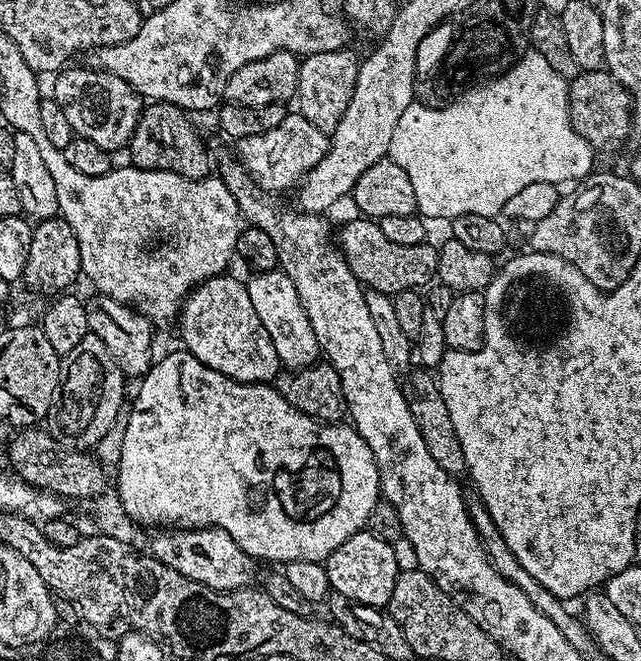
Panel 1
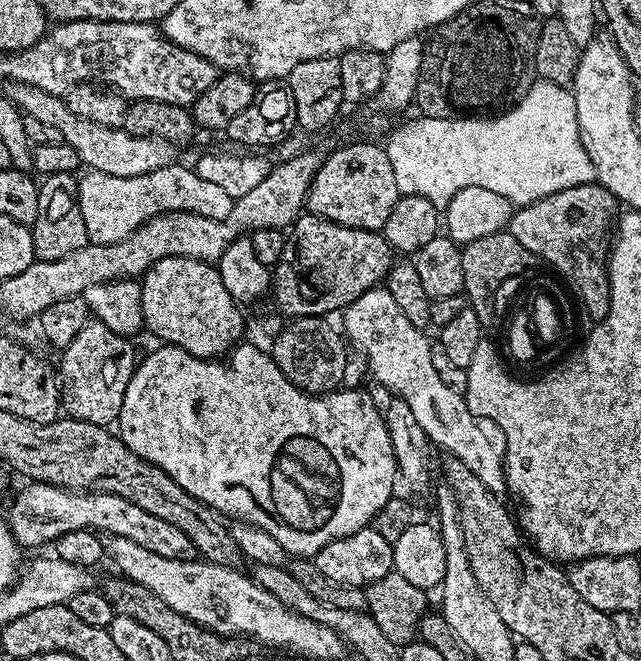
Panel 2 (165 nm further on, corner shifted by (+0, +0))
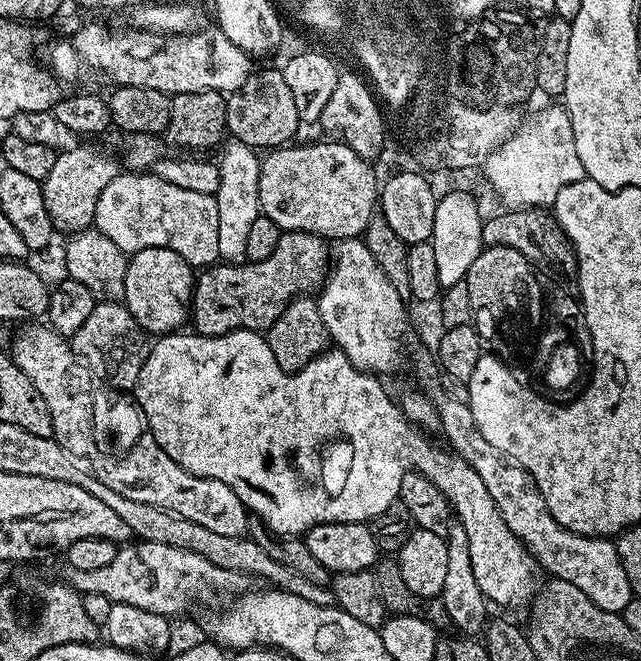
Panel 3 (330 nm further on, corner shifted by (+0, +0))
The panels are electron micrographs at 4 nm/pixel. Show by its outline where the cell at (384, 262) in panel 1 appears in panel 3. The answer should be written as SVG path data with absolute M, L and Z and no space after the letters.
M281 231L274 254L262 262L220 262L201 271L204 273L195 277L192 297L195 331L202 336L221 336L240 328L258 333L271 328L294 300L321 291L330 272L327 246L325 237L312 232Z

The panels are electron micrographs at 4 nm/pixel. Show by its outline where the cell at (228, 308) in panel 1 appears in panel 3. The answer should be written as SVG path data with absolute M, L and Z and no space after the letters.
M147 248L141 252L131 253L126 270L126 290L123 305L130 315L138 322L138 326L145 333L176 334L181 331L184 323L189 323L192 297L194 293L194 268L186 263L181 253L169 248Z

